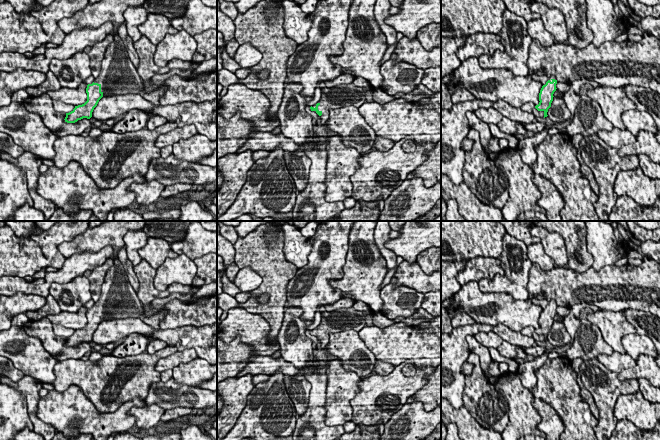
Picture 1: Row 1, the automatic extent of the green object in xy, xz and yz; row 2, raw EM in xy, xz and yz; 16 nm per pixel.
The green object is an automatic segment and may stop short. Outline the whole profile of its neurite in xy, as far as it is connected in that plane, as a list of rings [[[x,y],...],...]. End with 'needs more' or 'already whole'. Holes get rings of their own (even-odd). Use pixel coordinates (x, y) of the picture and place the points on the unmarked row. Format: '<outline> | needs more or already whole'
[[[117,256],[108,269],[98,301],[86,312],[87,325],[66,337],[65,346],[75,347],[83,342],[90,343],[102,321],[144,317],[144,308],[131,286],[124,267]]] | needs more

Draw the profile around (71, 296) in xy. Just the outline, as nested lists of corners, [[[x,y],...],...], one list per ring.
[[[84,275],[65,284],[52,283],[49,292],[66,312],[76,313],[91,300],[90,281]]]

